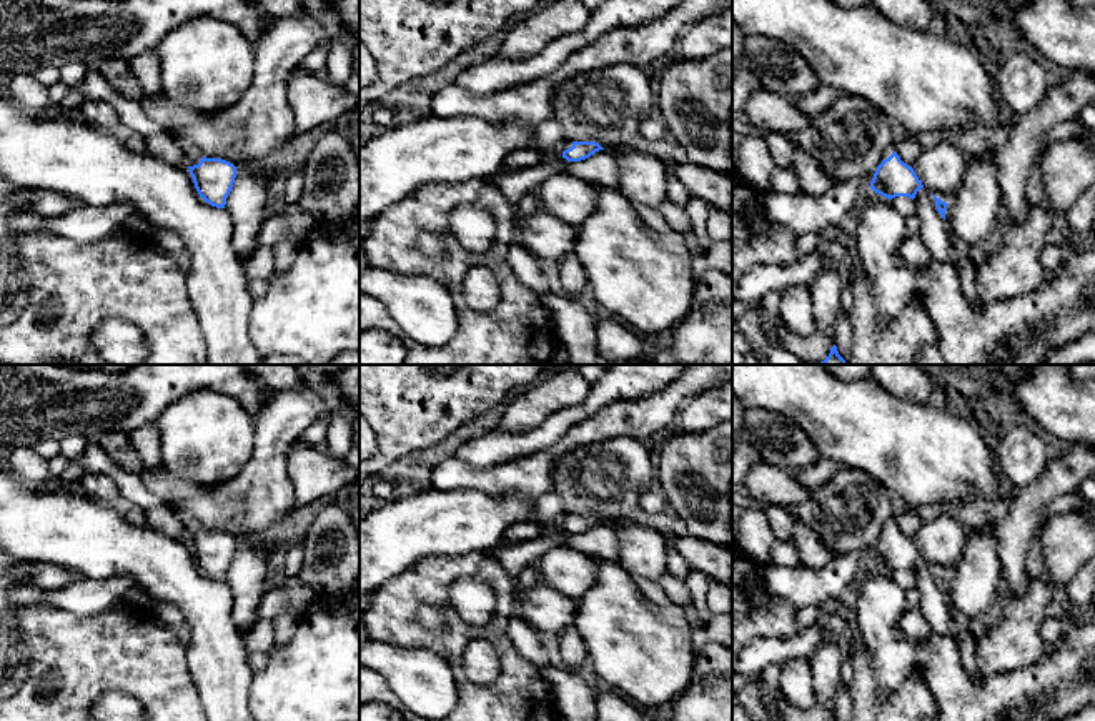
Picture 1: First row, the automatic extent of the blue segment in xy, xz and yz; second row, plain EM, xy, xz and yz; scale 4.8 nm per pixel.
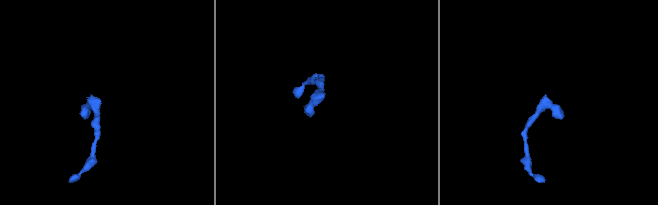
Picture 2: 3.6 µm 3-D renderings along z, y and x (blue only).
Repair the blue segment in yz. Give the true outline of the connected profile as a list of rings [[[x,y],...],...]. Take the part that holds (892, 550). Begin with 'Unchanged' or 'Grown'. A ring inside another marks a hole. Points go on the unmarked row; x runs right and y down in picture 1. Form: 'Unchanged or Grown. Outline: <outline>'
Grown. Outline: [[[895,516],[884,523],[882,536],[877,540],[870,561],[892,573],[895,569],[915,571],[917,564],[924,561],[914,541],[900,533]]]

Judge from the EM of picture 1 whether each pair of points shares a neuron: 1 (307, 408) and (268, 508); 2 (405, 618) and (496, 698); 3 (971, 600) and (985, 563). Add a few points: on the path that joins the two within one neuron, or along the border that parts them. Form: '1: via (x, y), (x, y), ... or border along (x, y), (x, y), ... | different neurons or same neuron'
1: via (282, 433), (270, 448), (268, 483) | same neuron
2: via (431, 641), (456, 661), (460, 678), (470, 688) | same neuron
3: via (971, 591), (979, 571) | same neuron

